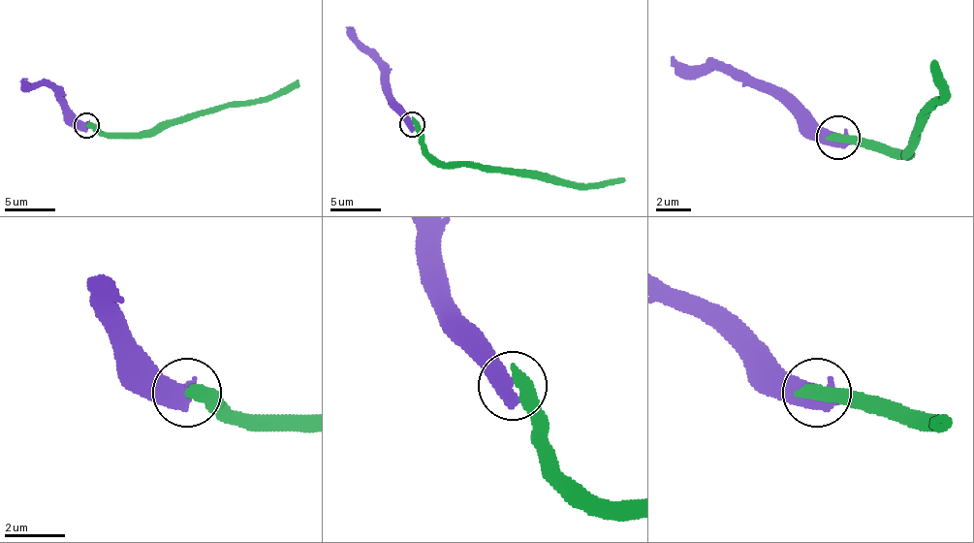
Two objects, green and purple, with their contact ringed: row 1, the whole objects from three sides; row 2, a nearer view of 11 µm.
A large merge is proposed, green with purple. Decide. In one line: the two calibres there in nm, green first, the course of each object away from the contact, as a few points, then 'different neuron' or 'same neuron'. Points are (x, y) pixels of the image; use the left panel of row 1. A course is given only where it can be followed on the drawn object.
calibres 500 and 700 nm; course green (86, 124), (113, 132), (161, 132), (214, 110), (254, 105), (285, 94), (299, 84); course purple (86, 124), (46, 84), (25, 84), (20, 79); different neuron

